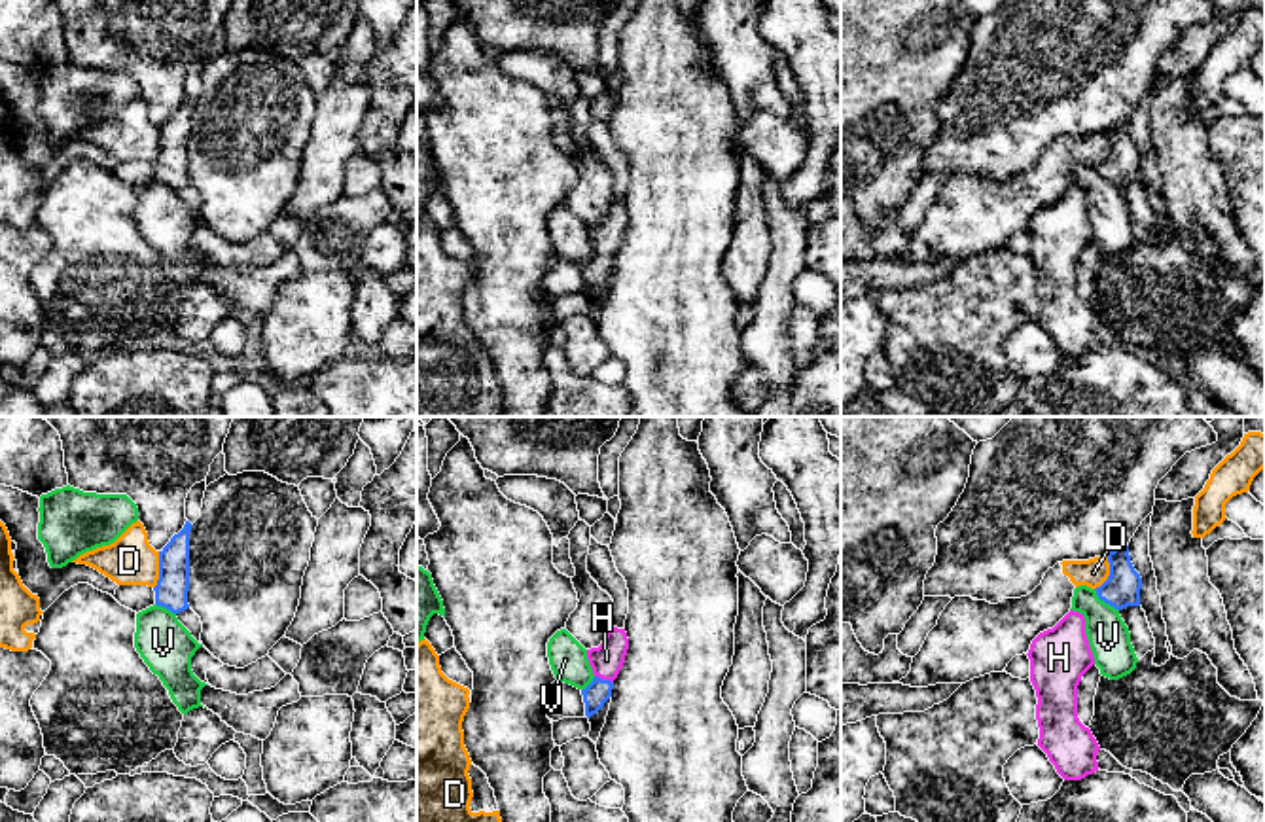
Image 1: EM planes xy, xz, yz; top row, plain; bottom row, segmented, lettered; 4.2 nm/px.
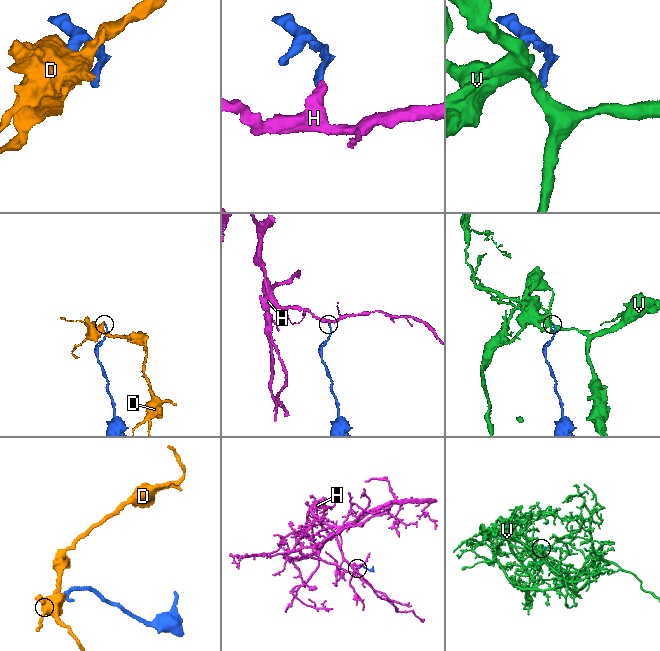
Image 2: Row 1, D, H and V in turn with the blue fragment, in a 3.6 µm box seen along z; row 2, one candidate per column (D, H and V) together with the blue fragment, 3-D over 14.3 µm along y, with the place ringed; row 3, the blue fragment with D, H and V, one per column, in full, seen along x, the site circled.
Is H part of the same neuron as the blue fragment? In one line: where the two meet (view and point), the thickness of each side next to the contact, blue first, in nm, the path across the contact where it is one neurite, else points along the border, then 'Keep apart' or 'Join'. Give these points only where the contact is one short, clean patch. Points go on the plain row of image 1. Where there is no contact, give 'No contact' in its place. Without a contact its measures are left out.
Touches blue at xz (605, 256). Thickness 100 nm (blue) against 140 nm. Path across: xz (597, 268), (605, 256), (606, 235). Join

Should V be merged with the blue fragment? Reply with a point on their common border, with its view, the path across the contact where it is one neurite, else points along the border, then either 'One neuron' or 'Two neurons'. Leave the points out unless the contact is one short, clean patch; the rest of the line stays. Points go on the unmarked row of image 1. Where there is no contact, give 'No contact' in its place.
Touches blue at yz (1104, 177). Boundary: yz (1093, 165), (1118, 186). Two neurons

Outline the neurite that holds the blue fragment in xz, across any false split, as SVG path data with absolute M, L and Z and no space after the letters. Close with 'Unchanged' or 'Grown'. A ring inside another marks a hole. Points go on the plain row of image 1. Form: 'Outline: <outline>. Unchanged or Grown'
Outline: M614 201L598 223L587 225L587 235L595 250L593 258L581 265L587 294L597 290L612 273L614 256L625 239L627 225L629 214L625 205Z. Grown

